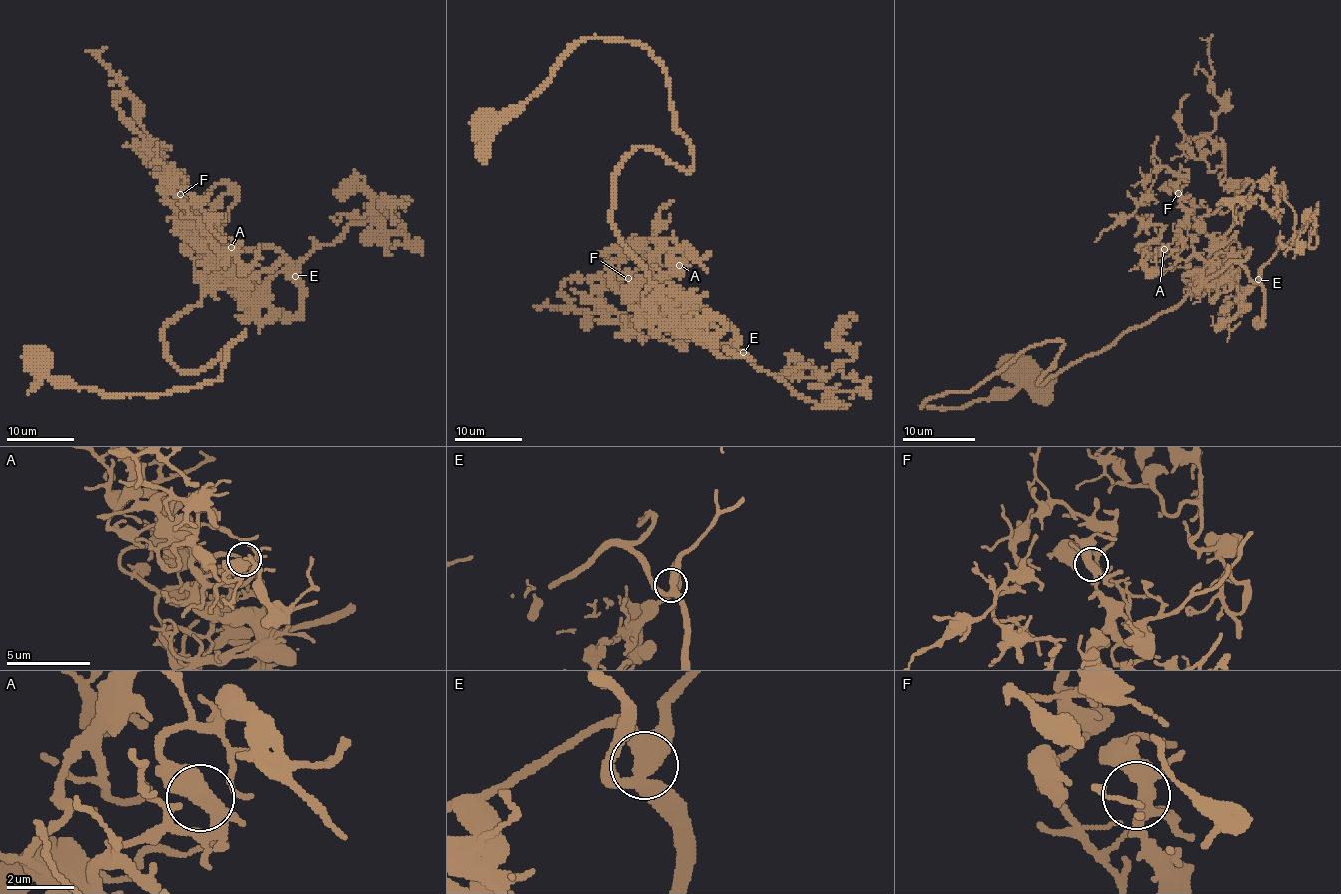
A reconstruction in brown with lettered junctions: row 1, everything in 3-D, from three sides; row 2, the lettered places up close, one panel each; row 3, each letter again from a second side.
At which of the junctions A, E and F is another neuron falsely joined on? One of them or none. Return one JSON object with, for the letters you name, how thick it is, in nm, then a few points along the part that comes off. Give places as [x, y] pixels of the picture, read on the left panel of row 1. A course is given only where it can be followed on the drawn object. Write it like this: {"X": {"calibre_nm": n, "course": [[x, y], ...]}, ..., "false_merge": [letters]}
{"false_merge": []}

